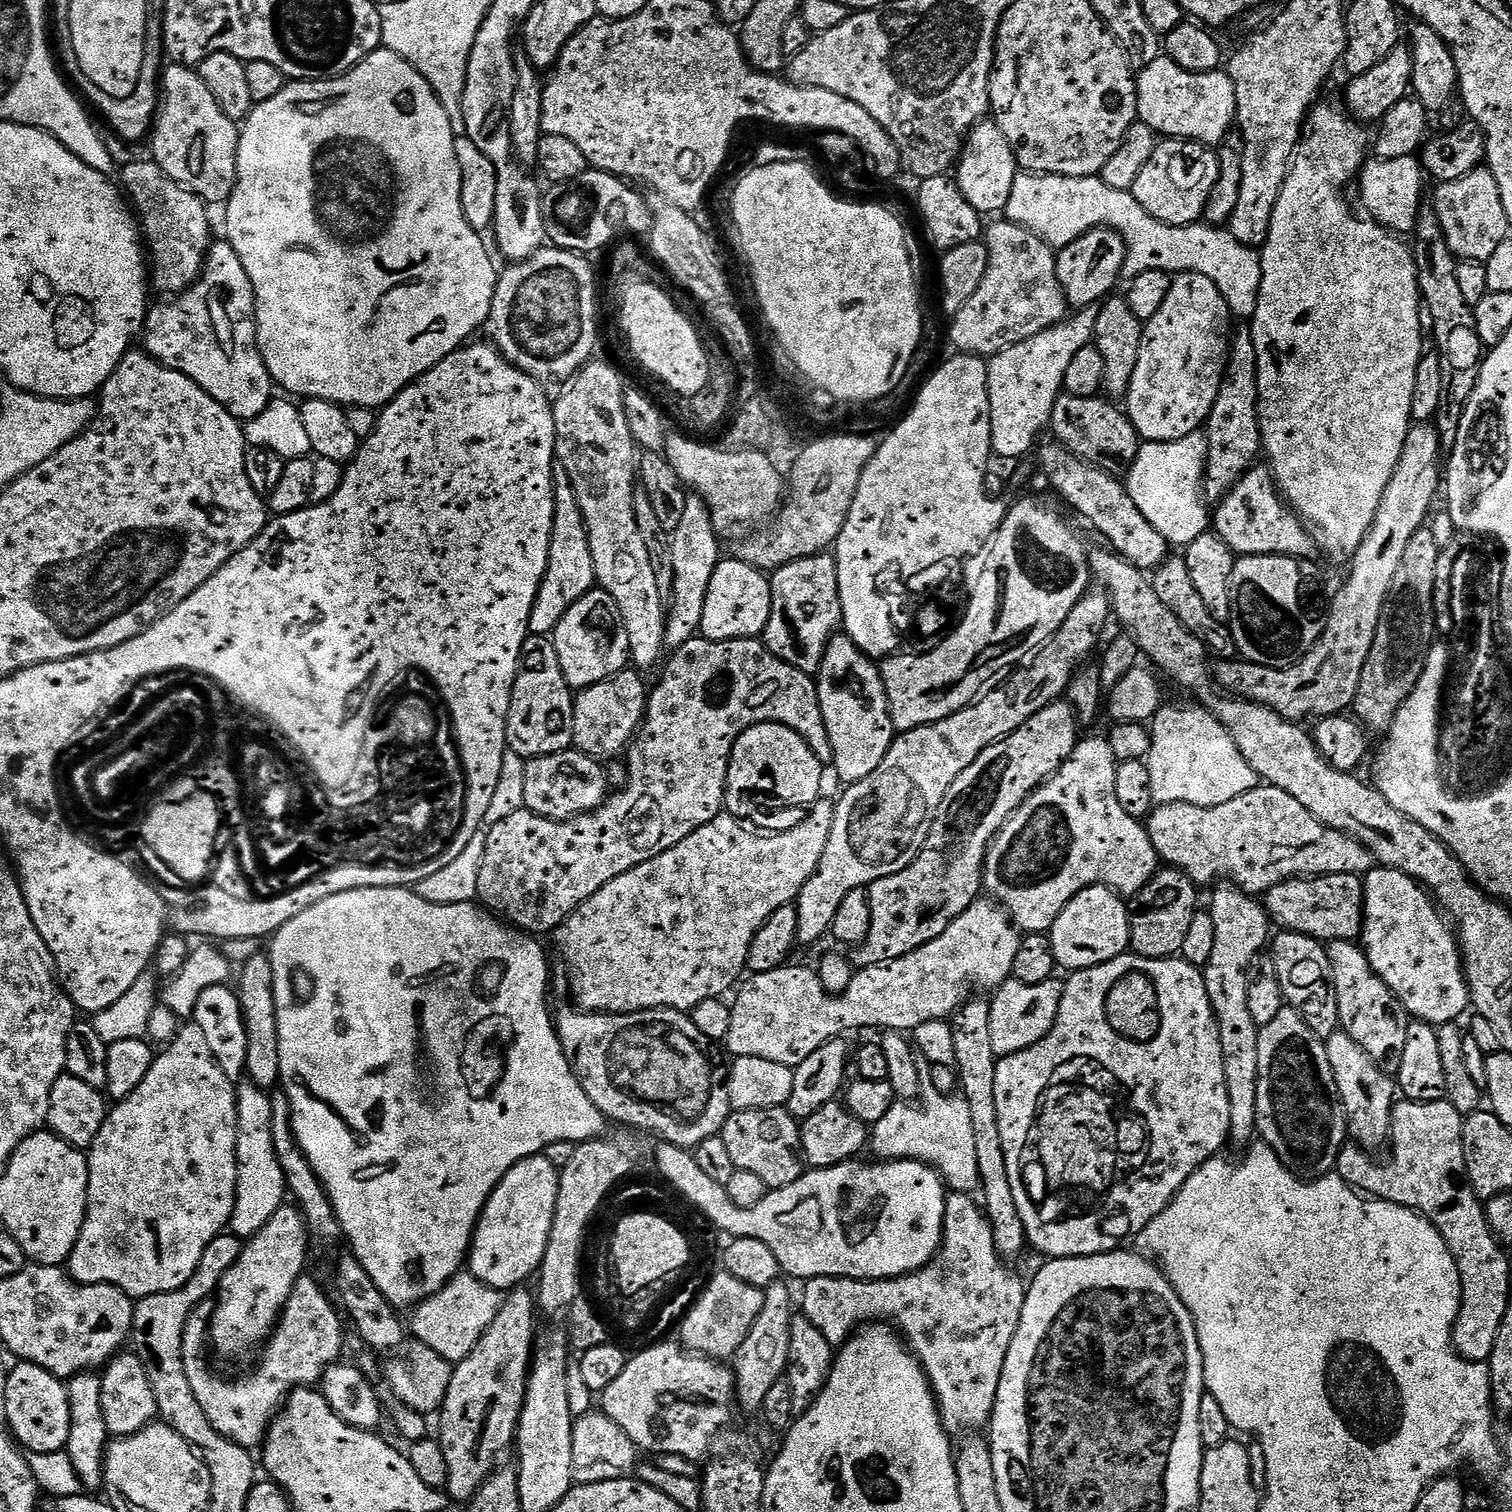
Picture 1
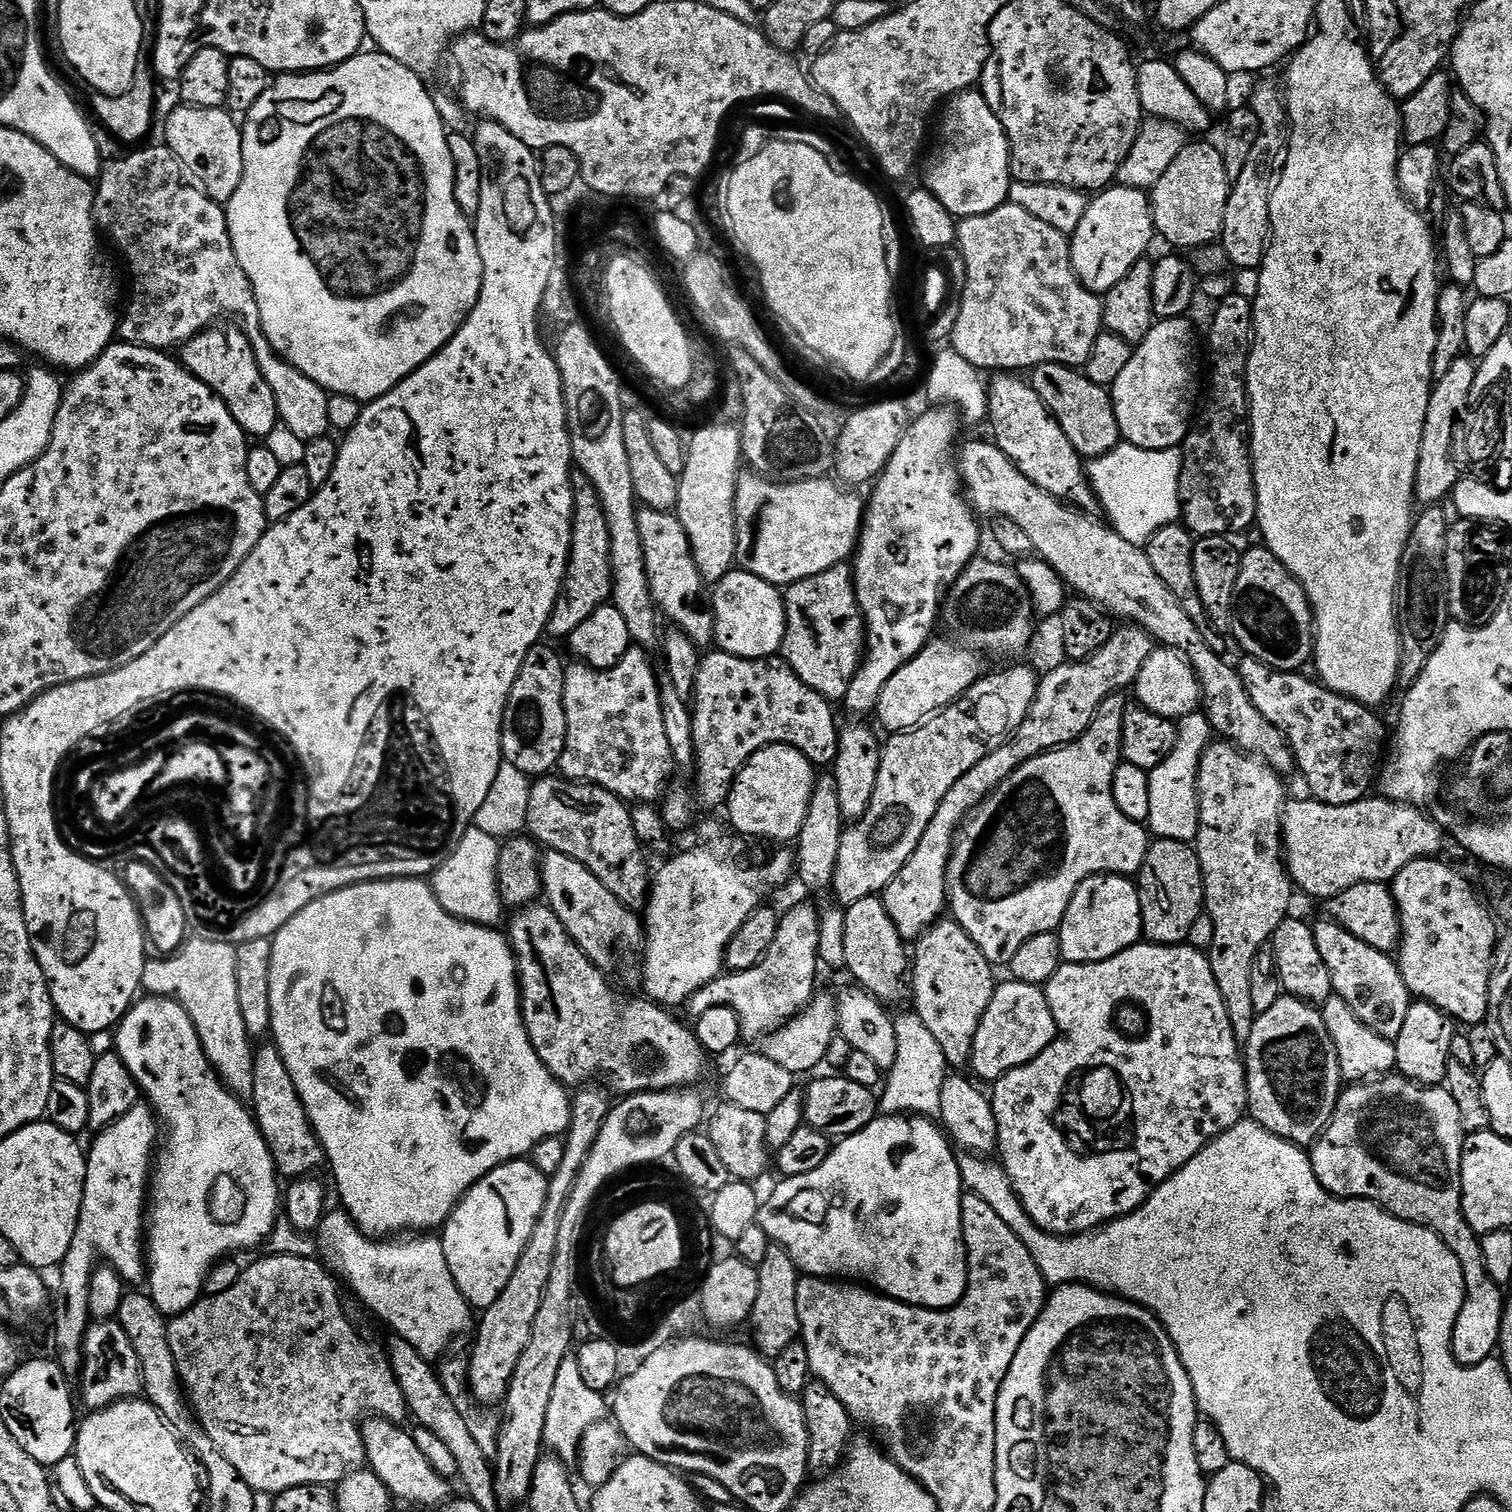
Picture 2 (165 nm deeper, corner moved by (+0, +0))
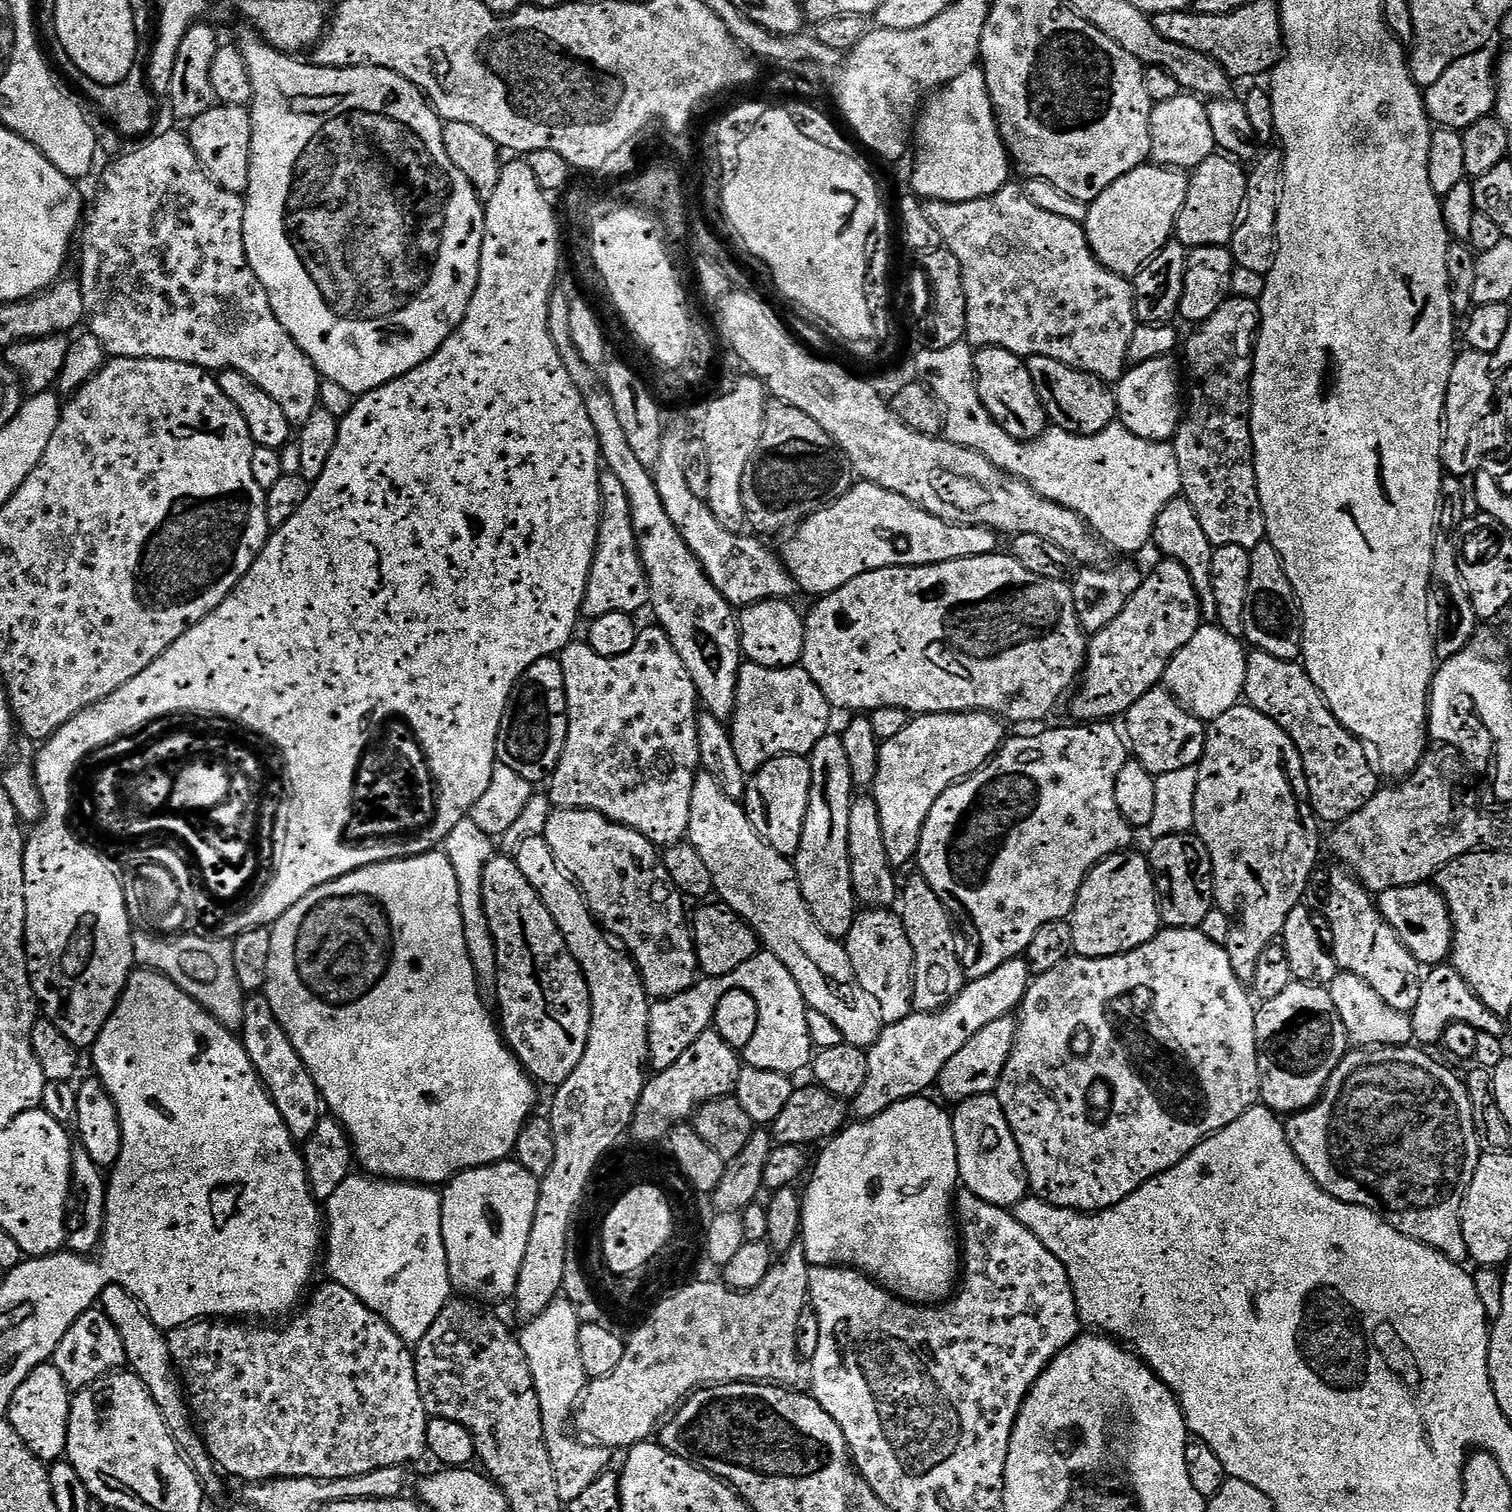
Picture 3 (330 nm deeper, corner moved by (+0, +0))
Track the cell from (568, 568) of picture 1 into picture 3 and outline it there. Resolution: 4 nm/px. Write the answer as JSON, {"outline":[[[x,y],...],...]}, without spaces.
{"outline":[[[612,472],[600,474],[600,529],[594,562],[586,586],[583,615],[589,621],[602,618],[602,614],[627,612],[637,614],[649,607],[648,579],[640,561],[640,551],[634,532],[634,518],[630,512],[630,497],[622,482]]]}

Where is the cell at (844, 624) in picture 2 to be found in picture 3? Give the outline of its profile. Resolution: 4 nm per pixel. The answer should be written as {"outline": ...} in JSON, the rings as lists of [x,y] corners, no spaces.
{"outline":[[[1010,554],[1000,555],[958,558],[954,562],[927,564],[921,568],[883,568],[858,574],[858,578],[850,578],[846,586],[838,586],[838,590],[819,597],[813,603],[816,605],[806,612],[802,667],[808,671],[810,678],[814,678],[818,690],[822,690],[833,709],[845,708],[848,714],[871,714],[879,708],[903,708],[909,714],[991,712],[1009,725],[1036,724],[1039,720],[1046,719],[1059,706],[1060,699],[1064,695],[1067,697],[1081,679],[1088,654],[1089,637],[1078,620],[1078,610],[1074,610],[1071,583],[1030,574],[1030,570],[1026,570],[1026,566],[1022,566],[1022,562],[1018,562]]]}

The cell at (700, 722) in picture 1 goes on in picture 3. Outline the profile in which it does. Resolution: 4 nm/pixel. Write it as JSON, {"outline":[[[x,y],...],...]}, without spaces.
{"outline":[[[751,662],[741,663],[736,691],[736,708],[732,712],[730,731],[734,755],[746,773],[757,772],[766,762],[779,756],[807,757],[818,746],[820,739],[829,735],[828,723],[832,720],[834,709],[828,699],[818,690],[814,678],[802,667],[767,668]]]}

